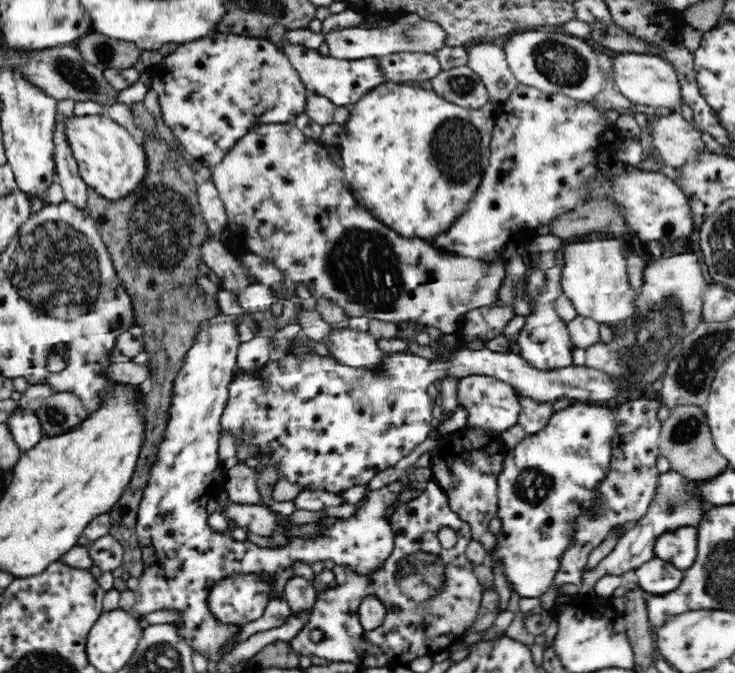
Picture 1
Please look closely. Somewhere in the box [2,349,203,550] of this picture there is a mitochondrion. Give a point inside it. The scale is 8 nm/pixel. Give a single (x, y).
(55, 418)

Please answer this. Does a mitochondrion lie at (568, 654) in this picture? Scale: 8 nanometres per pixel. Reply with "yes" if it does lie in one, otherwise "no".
no

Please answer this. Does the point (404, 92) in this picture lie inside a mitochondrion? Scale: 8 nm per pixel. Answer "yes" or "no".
no

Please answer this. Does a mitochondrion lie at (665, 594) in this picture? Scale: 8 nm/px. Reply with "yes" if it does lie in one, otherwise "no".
no

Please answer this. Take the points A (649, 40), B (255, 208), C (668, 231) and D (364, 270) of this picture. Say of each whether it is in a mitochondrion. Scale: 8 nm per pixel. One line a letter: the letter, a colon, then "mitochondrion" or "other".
A: other
B: other
C: other
D: mitochondrion

